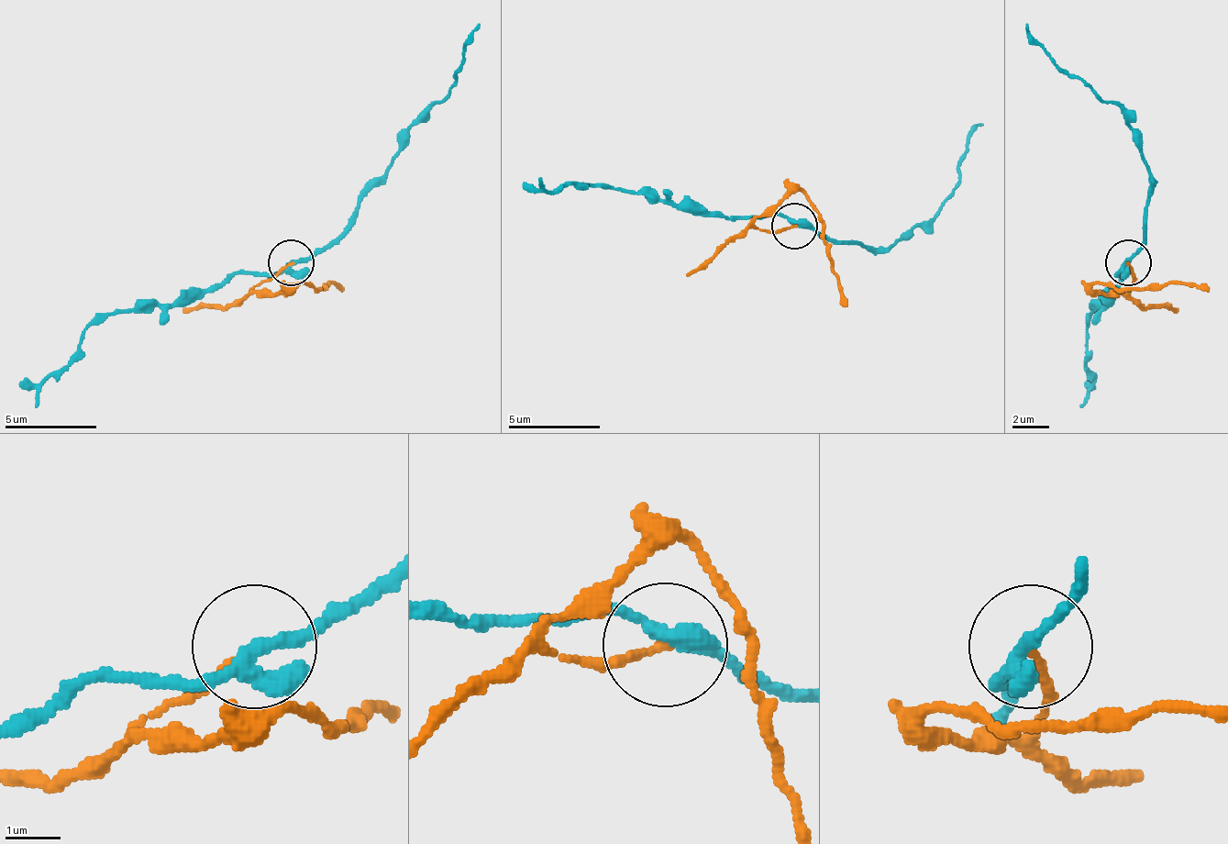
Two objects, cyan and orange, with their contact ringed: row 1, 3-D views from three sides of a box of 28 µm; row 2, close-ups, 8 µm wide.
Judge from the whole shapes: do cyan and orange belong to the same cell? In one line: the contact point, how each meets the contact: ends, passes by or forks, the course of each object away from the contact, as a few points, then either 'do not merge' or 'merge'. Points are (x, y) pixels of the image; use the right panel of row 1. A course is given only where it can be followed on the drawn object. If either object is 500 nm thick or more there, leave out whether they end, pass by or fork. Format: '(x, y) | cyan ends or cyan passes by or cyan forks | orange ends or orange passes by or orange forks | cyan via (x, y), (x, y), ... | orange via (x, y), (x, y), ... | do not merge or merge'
(1128, 262) | cyan forks | orange ends | cyan via (1127, 263), (1145, 231), (1145, 199), (1150, 172), (1141, 135), (1039, 43), (1025, 25) | orange via (1127, 263), (1132, 286), (1122, 291), (1094, 291), (1094, 282), (1127, 286), (1191, 282), (1210, 291) | do not merge

